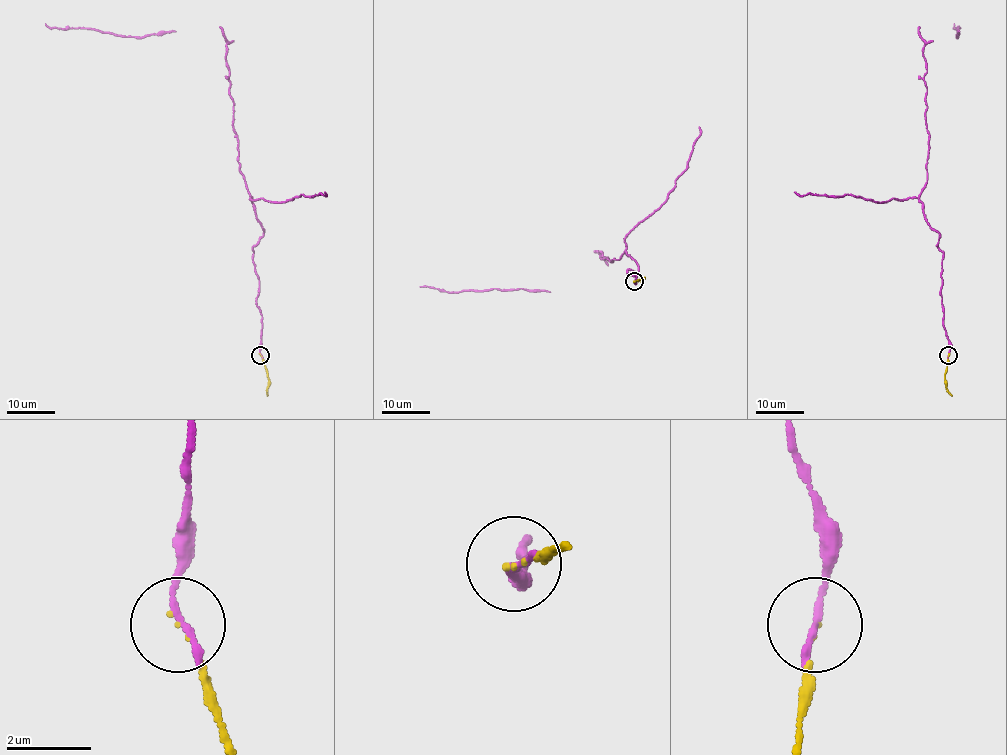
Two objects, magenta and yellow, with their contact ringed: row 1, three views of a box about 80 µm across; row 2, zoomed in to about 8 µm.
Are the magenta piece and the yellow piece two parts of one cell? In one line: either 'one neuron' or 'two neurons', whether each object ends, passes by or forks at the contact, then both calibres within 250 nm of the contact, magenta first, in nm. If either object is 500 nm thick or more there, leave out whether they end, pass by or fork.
one neuron; magenta ends there; yellow ends there; 180 nm thick on the magenta side, 60 nm on the other

